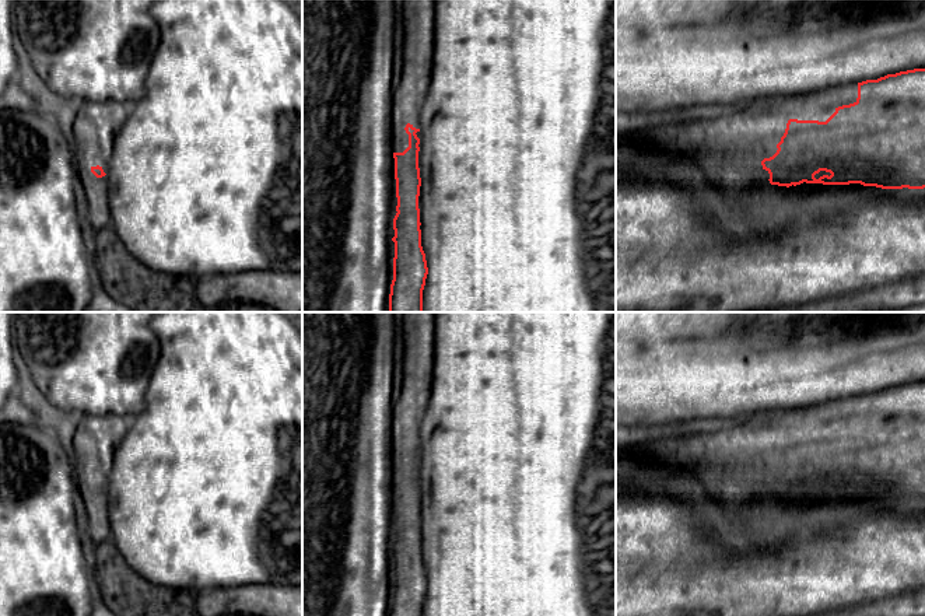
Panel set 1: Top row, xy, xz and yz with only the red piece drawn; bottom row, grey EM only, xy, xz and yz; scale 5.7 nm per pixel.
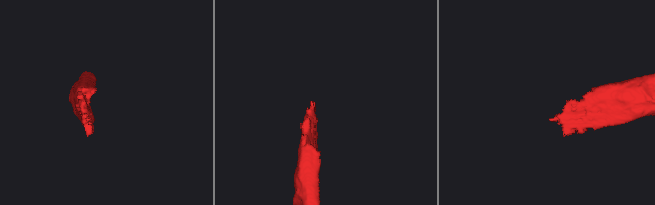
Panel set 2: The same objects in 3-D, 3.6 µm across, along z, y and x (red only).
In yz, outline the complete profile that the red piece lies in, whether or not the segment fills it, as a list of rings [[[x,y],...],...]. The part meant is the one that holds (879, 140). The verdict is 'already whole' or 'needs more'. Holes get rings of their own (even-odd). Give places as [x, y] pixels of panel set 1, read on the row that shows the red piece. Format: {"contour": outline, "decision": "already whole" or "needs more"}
{"contour": [[[925,69],[858,83],[854,104],[835,108],[826,120],[789,119],[777,153],[750,174],[778,186],[806,183],[925,188]]], "decision": "needs more"}

